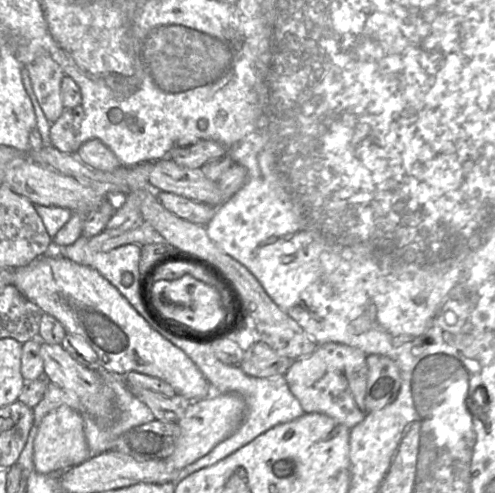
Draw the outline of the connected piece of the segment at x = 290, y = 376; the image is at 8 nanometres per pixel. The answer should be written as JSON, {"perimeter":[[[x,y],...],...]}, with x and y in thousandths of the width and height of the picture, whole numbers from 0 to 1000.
{"perimeter":[[[695,698],[642,700],[630,718],[594,730],[574,765],[616,838],[661,842],[711,870],[741,842],[741,722],[727,708]]]}

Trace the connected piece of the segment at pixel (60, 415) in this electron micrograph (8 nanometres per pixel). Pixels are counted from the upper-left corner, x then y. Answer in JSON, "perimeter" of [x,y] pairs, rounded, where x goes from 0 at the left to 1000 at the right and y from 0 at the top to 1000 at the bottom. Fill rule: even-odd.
{"perimeter":[[[125,822],[91,842],[79,862],[69,892],[69,953],[81,961],[131,955],[182,929],[182,915],[170,878],[164,838],[139,824]]]}

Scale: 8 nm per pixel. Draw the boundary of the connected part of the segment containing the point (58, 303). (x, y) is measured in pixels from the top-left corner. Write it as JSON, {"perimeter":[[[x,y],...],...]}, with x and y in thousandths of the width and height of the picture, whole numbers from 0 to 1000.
{"perimeter":[[[87,515],[55,538],[30,546],[26,578],[87,635],[111,643],[127,659],[135,677],[170,688],[196,716],[202,744],[216,761],[251,765],[259,755],[273,753],[317,765],[341,777],[358,799],[384,813],[416,807],[428,799],[426,781],[392,734],[311,667],[240,588],[194,546],[125,519]]]}

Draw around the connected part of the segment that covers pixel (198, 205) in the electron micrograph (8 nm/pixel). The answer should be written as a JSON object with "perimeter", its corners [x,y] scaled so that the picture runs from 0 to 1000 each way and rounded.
{"perimeter":[[[315,387],[323,412],[343,430],[384,450],[416,458],[442,418],[392,408],[347,389]]]}

